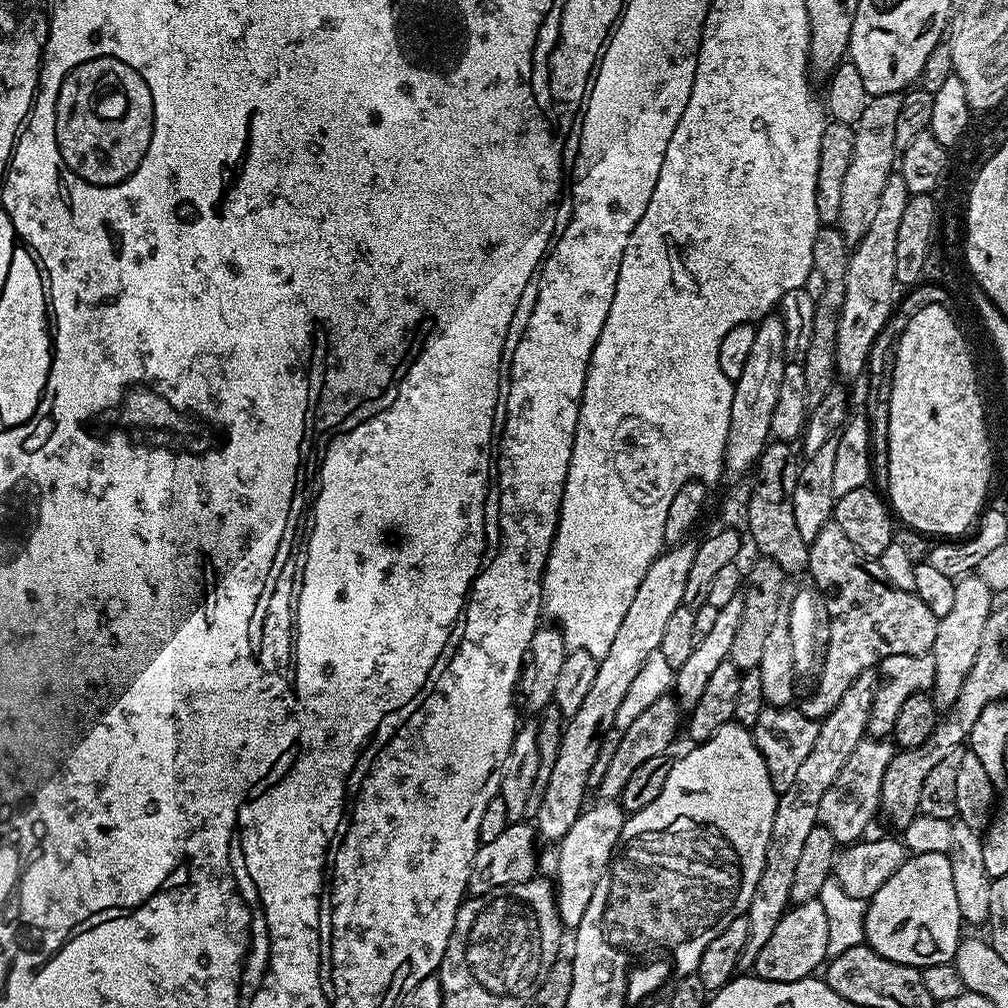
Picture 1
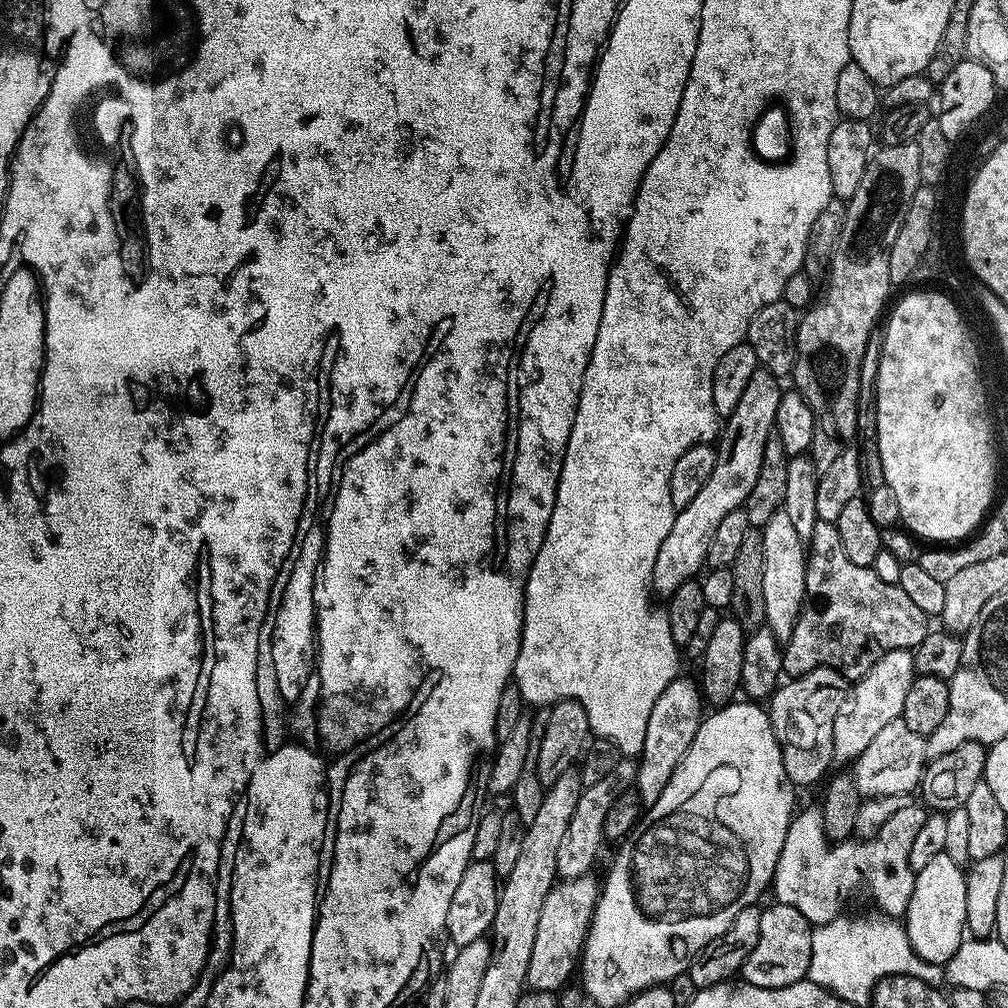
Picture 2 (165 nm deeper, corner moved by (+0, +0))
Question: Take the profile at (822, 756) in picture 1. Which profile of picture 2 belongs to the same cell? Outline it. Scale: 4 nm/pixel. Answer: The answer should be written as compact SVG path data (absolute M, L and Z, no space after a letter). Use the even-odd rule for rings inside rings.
M903 648L882 654L867 674L855 681L850 699L838 710L838 718L834 718L832 759L837 765L851 765L889 722L901 719L902 706L906 706L906 694L913 679L914 656L909 649Z

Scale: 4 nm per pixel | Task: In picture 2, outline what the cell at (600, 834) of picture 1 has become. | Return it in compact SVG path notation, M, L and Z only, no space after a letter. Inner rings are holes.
M580 878L571 882L557 883L550 890L546 902L542 906L542 918L538 918L538 934L534 934L534 951L530 953L530 970L528 971L527 987L540 992L553 992L572 976L572 971L577 971L584 950L584 941L588 938L588 928L592 925L592 915L596 909L598 888L592 884L583 884Z

